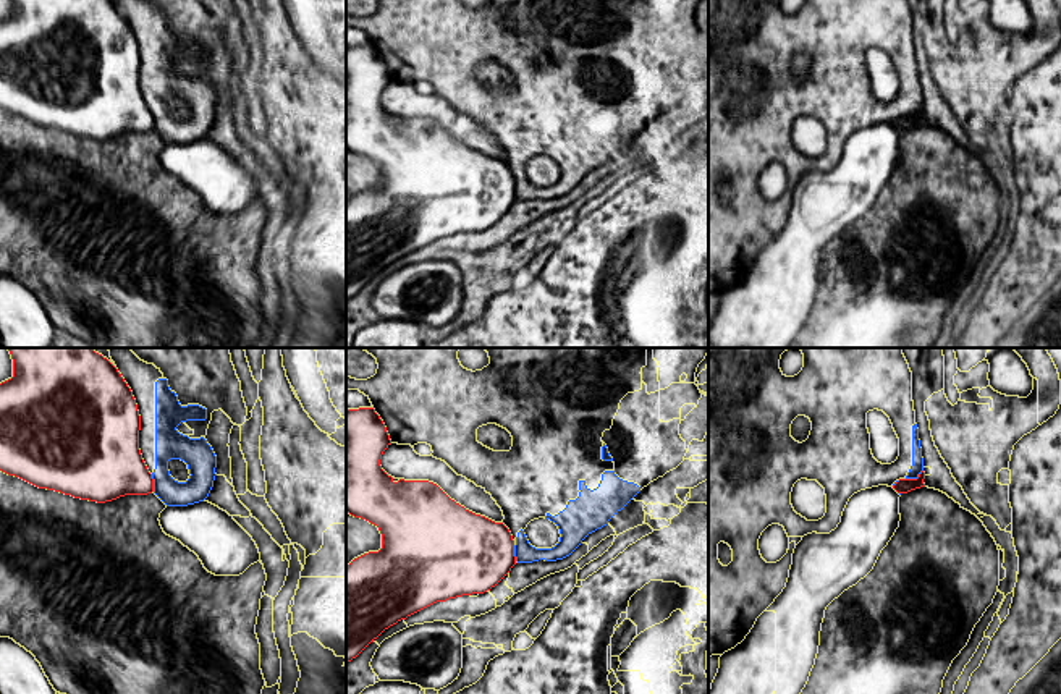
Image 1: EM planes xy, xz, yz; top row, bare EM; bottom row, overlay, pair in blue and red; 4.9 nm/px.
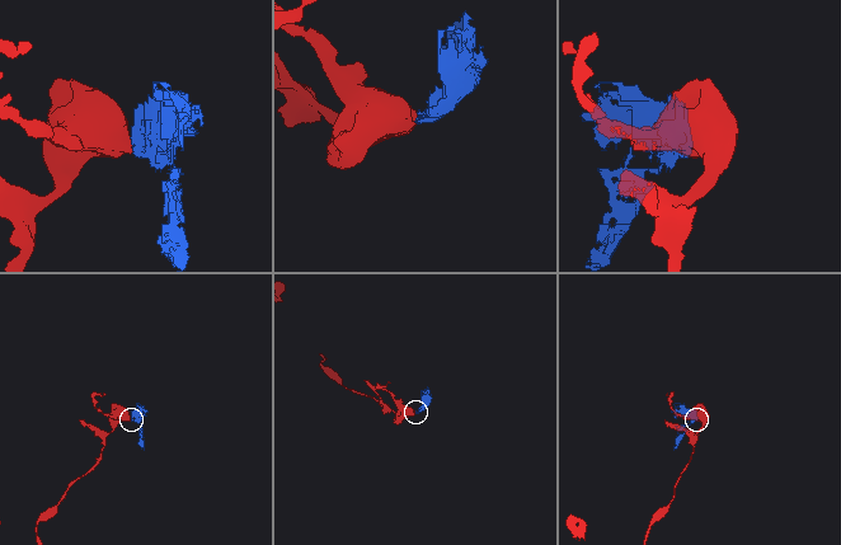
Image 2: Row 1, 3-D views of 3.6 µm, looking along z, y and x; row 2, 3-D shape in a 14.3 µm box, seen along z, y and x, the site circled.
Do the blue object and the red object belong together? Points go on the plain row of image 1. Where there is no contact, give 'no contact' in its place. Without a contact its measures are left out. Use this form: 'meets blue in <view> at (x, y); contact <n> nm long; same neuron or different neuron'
meets blue in yz at (914, 115); contact 100 nm long; different neuron

